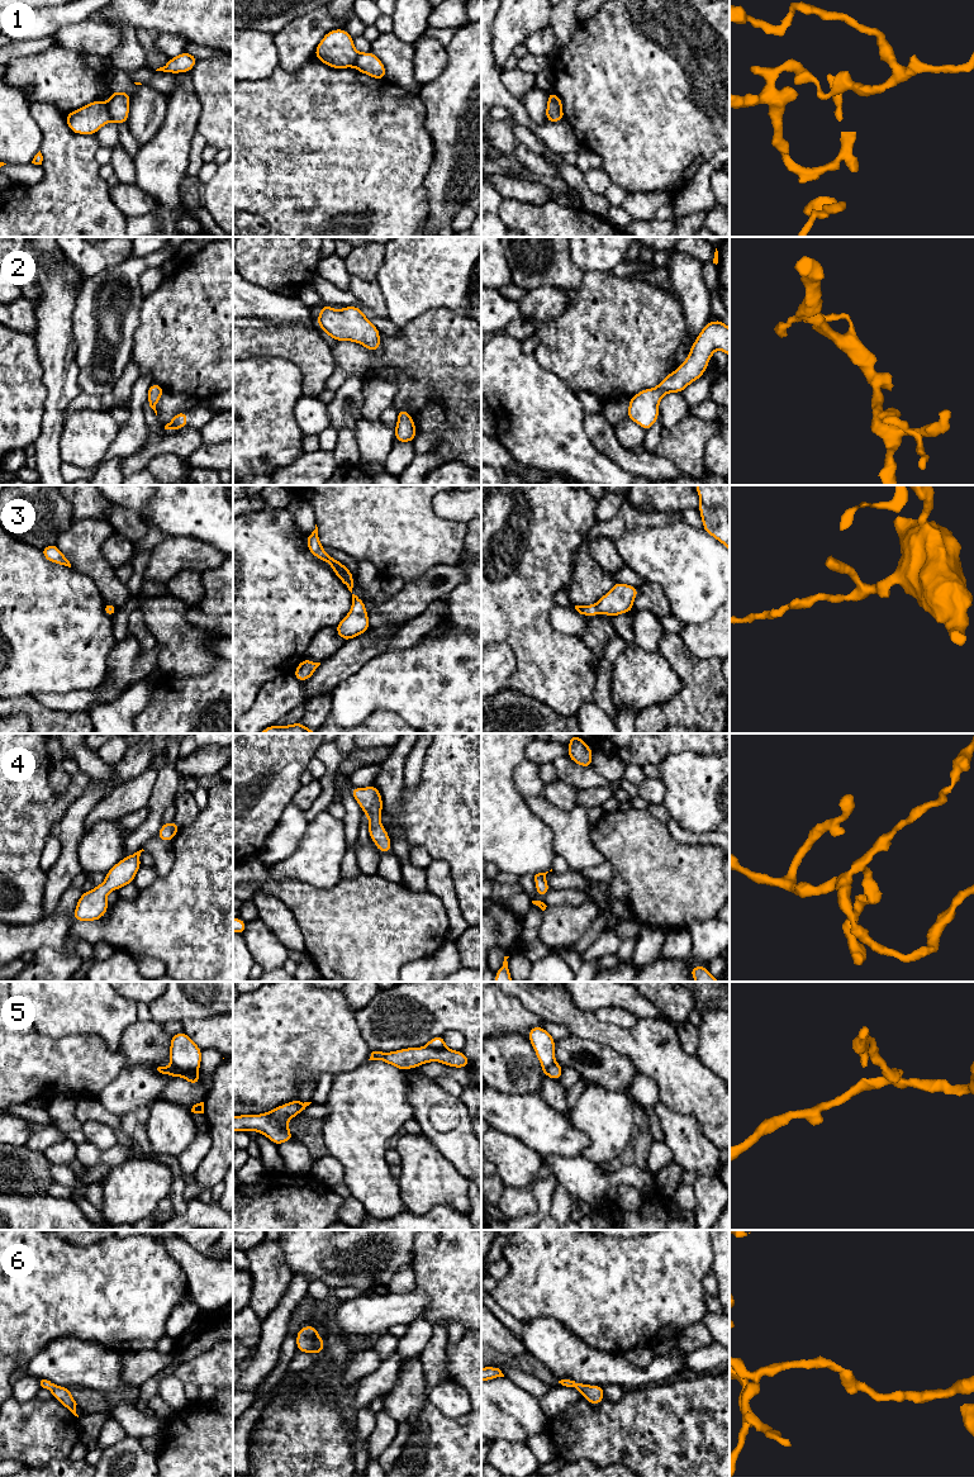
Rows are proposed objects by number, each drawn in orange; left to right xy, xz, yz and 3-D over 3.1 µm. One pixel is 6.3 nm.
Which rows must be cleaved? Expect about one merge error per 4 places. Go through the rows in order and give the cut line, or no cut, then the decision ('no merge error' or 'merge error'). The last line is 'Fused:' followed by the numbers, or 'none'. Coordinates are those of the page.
1: xy (105, 103), (110, 120) | merge error
2: no cut | no merge error
3: no cut | no merge error
4: no cut | no merge error
5: xz (426, 1045), (433, 1049), (445, 1049) | merge error
6: no cut | no merge error
Fused: 1, 5

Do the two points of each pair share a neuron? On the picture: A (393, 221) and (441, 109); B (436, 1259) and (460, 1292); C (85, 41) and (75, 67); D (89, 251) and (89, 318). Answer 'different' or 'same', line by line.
A: different
B: same
C: different
D: different

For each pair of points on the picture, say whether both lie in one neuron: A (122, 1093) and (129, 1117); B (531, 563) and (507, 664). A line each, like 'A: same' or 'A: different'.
A: different
B: different

